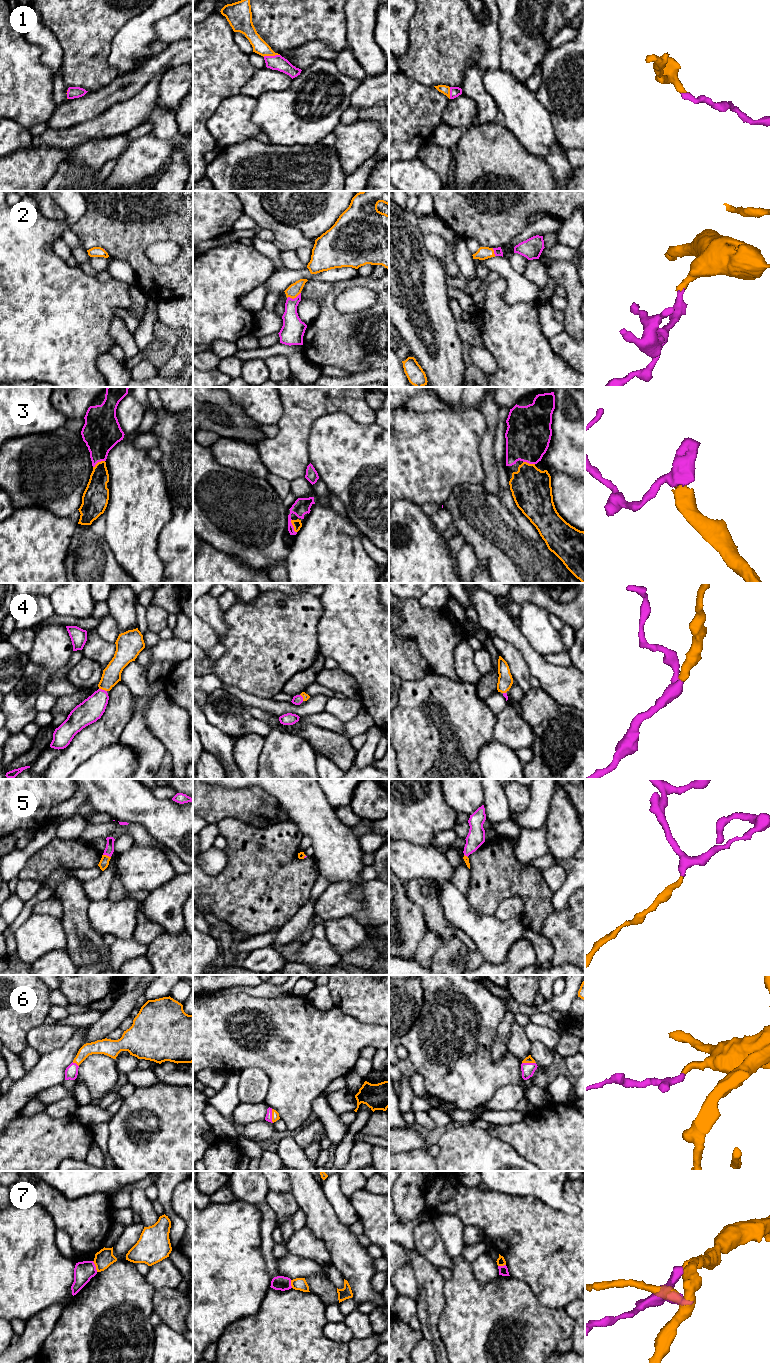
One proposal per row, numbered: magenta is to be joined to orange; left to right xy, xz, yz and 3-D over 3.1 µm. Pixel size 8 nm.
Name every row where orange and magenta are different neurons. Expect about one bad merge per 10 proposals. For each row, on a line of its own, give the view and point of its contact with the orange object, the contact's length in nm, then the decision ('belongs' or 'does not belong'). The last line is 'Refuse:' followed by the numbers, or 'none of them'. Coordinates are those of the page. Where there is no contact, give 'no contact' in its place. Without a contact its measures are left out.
1: contact xz (271, 55); length 140 nm; belongs
2: contact xz (293, 298); length 120 nm; belongs
3: contact xz (293, 526); length 120 nm; belongs
4: contact xy (103, 689); length 70 nm; belongs
5: contact xy (106, 855); length 70 nm; belongs
6: contact xz (272, 1116); length 110 nm; belongs
7: contact xy (95, 1265); length 100 nm; does not belong
Refuse: 7

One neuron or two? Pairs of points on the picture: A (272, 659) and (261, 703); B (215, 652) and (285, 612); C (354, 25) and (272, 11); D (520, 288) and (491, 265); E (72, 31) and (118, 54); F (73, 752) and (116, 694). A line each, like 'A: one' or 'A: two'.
A: two
B: two
C: two
D: one
E: two
F: one

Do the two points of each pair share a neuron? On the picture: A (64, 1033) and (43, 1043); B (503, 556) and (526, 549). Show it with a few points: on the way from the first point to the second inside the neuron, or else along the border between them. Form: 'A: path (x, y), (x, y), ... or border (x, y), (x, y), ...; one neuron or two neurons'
A: path (59, 1034), (48, 1038); one neuron
B: path (509, 556), (520, 555); one neuron

